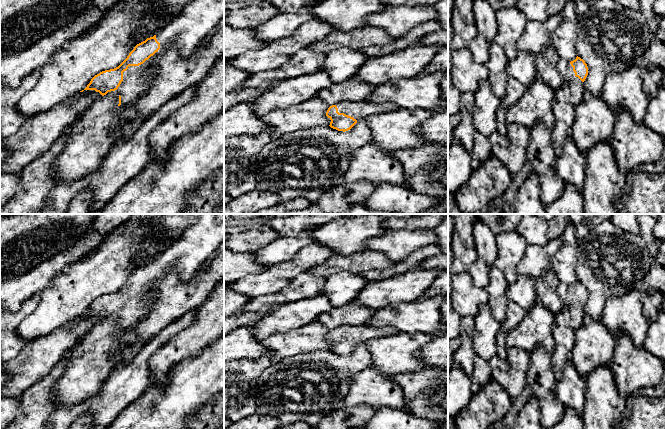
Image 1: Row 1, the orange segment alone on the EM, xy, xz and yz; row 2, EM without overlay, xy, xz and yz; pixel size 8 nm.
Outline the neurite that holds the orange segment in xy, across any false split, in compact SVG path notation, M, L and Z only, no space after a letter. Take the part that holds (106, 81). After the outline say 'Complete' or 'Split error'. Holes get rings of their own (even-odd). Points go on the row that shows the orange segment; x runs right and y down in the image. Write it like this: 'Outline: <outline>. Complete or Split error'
Outline: M224 0L188 3L156 35L137 44L118 67L95 75L84 90L95 90L102 96L116 90L120 94L118 106L135 102L150 86L146 72L157 66L167 50L189 57L223 17Z. Split error

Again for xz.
Outline: M347 101L328 108L326 116L331 120L330 127L338 131L350 130L358 120L371 115L380 115L398 109L393 103L376 104L368 101Z. Split error

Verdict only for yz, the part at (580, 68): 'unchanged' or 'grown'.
grown

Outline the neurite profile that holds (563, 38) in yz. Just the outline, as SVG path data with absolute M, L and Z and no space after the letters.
M567 0L561 15L560 25L551 34L551 46L560 59L571 62L578 56L575 47L579 26L576 1Z

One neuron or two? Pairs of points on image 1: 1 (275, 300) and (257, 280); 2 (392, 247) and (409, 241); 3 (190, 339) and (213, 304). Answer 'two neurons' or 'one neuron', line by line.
1: two neurons
2: one neuron
3: one neuron

